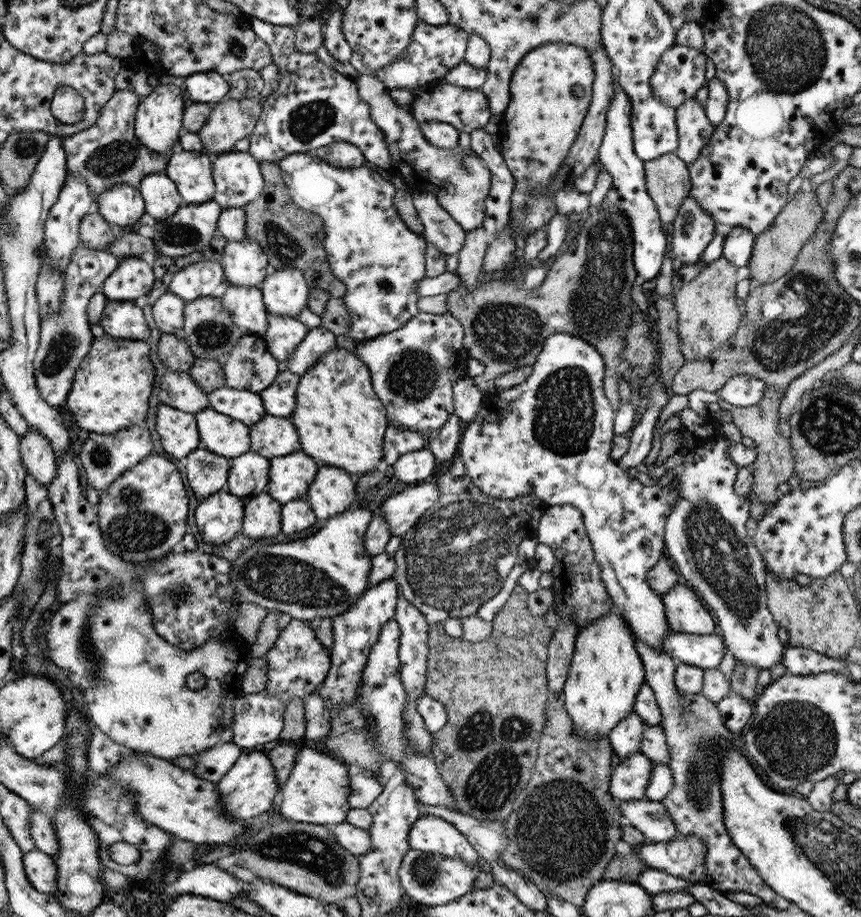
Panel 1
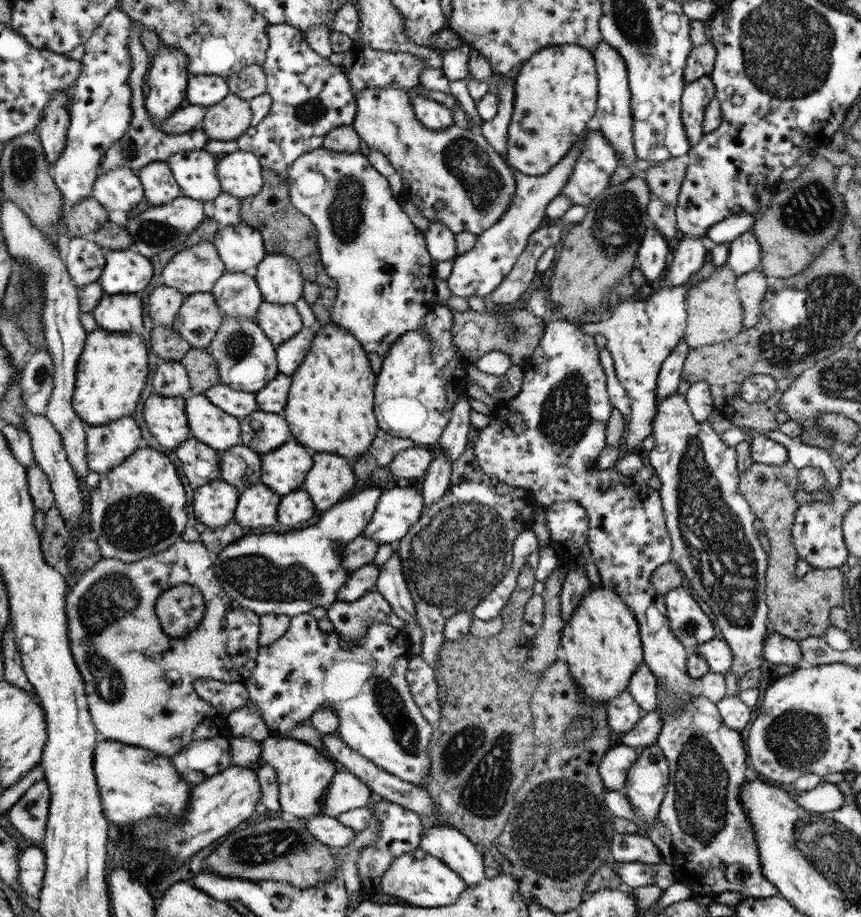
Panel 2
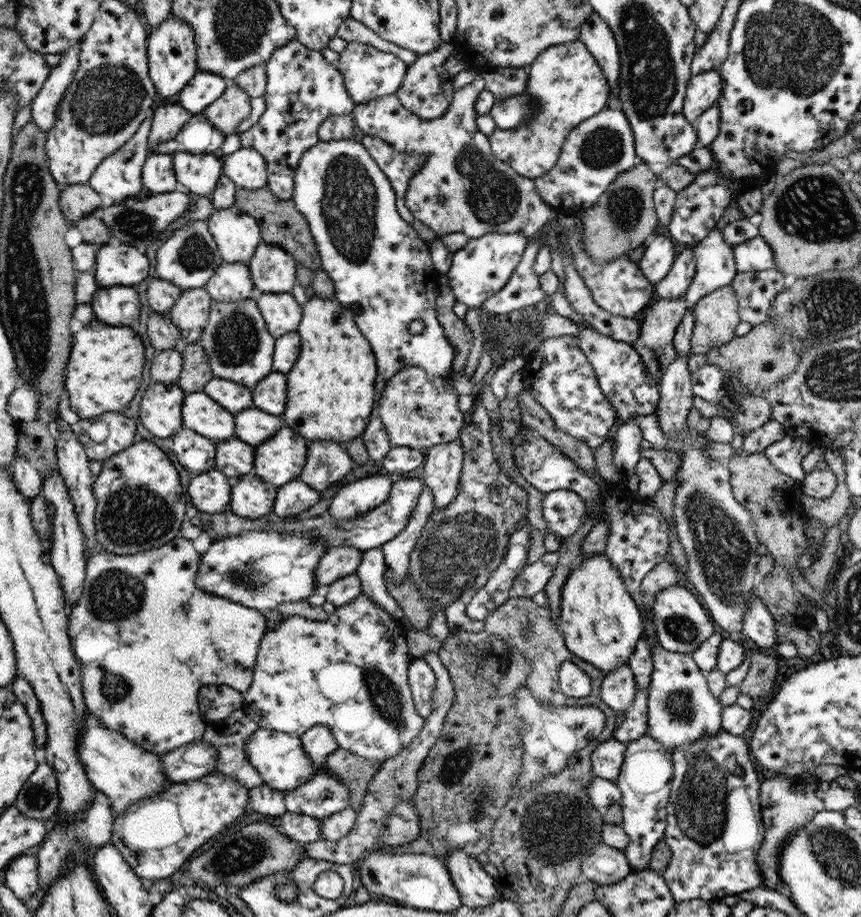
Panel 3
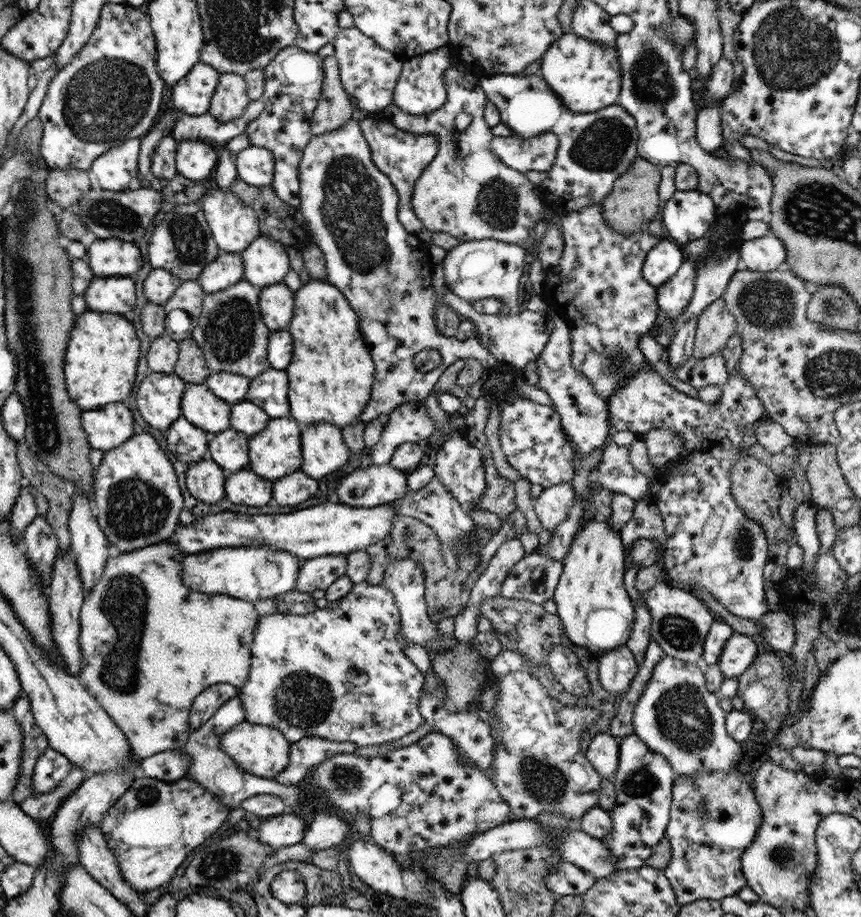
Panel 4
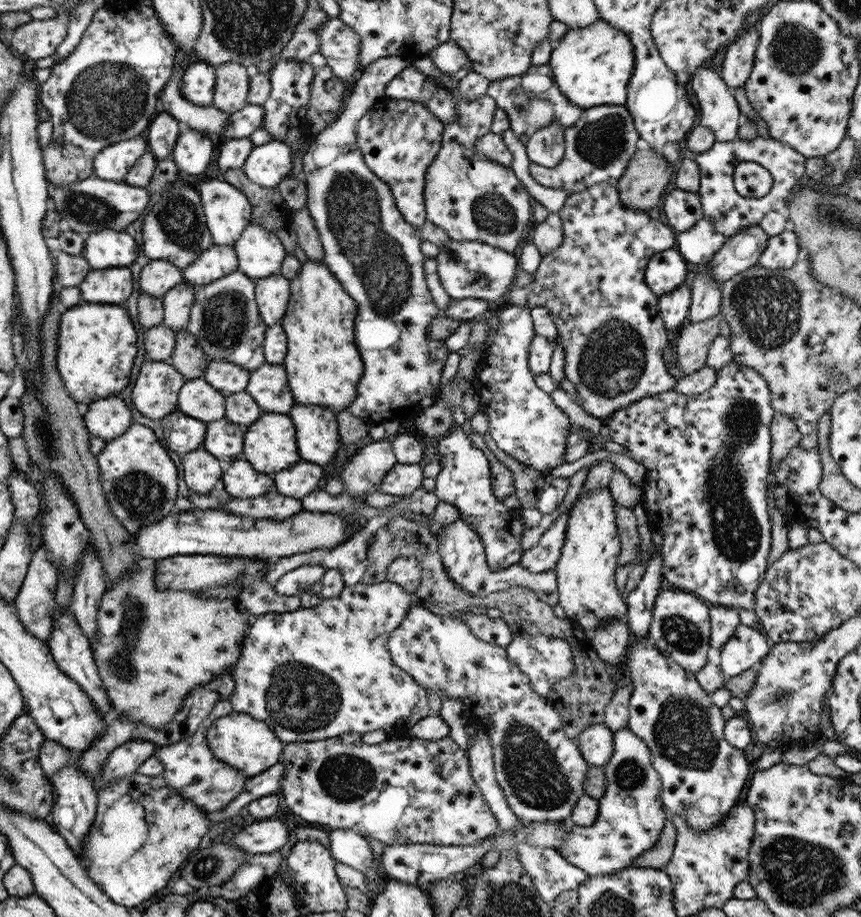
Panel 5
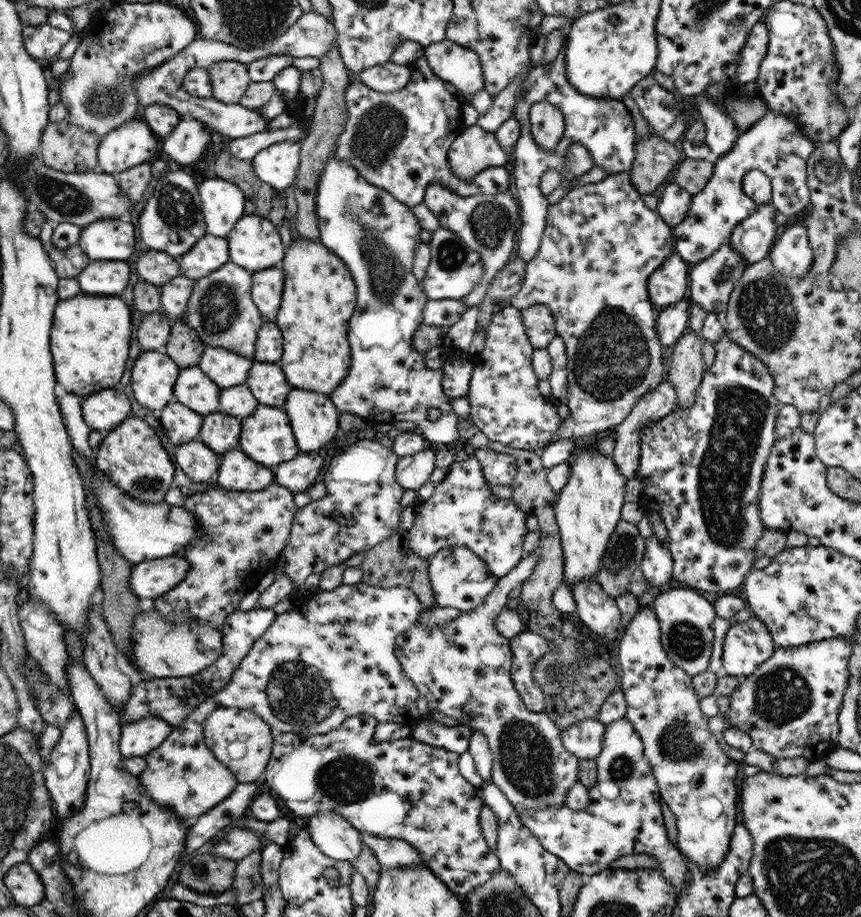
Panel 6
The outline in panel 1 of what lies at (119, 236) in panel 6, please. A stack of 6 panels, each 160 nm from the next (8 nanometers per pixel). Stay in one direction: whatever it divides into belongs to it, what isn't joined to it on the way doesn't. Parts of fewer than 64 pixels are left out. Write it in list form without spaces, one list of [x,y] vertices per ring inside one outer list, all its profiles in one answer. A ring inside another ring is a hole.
[[[124,257],[116,270],[105,280],[107,299],[135,301],[147,295],[154,284],[154,271],[140,257]]]

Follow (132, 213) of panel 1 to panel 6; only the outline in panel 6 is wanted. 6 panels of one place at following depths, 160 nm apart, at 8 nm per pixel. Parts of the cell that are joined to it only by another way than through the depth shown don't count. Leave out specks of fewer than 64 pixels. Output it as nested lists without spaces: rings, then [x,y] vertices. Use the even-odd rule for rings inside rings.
[[[132,120],[104,135],[98,161],[103,173],[115,175],[148,161],[158,152],[158,137],[144,120]]]

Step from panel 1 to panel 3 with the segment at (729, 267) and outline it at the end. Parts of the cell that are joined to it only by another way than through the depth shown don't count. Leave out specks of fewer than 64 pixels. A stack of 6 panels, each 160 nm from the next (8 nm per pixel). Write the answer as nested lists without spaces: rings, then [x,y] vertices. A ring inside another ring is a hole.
[[[726,285],[716,290],[710,291],[706,296],[700,297],[700,300],[691,310],[694,315],[694,326],[690,342],[692,354],[706,354],[712,348],[718,348],[730,342],[734,337],[736,328],[741,322],[739,315],[739,302],[730,285]]]

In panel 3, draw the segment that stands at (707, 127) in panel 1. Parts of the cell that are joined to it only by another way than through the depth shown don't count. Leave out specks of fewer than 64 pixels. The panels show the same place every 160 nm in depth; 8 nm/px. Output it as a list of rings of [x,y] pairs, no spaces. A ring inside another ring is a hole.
[[[717,69],[693,74],[684,97],[684,116],[693,124],[705,110],[716,106],[722,89],[722,79]]]

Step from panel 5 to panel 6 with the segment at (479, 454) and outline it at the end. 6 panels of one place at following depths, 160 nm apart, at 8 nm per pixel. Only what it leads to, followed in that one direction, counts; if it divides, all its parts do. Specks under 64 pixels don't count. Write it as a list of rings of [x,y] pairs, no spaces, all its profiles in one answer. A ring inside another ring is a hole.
[[[474,454],[463,461],[457,458],[449,466],[445,480],[435,486],[432,497],[416,507],[414,524],[406,535],[412,552],[422,558],[430,559],[441,548],[454,545],[472,549],[501,579],[518,566],[524,552],[522,542],[529,530],[523,509],[518,510],[519,505],[511,499],[494,496],[482,471],[483,466]]]

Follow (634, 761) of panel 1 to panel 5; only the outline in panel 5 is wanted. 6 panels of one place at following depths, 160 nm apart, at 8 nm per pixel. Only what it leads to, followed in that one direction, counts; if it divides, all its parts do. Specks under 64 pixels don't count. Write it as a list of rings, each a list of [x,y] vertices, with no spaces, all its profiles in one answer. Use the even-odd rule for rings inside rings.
[[[604,724],[585,728],[574,742],[582,756],[591,766],[603,768],[611,760],[614,752],[613,732]]]

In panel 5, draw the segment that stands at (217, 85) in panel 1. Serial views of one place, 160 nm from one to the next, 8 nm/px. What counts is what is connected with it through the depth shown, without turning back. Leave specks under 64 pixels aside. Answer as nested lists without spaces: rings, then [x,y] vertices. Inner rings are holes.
[[[200,60],[188,65],[179,86],[181,95],[196,106],[213,104],[216,82],[215,67],[215,65]]]

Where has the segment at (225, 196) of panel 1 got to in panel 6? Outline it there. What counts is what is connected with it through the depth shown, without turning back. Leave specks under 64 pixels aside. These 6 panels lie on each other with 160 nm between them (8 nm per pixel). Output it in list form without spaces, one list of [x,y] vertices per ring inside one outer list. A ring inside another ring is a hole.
[[[277,142],[251,160],[256,176],[277,190],[287,189],[299,174],[302,162],[302,144]]]

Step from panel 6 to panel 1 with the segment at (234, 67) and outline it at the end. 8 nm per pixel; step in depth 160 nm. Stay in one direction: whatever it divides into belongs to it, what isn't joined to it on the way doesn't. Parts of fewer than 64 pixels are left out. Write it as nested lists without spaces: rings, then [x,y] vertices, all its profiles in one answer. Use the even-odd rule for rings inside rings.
[[[262,97],[236,100],[225,98],[216,103],[204,126],[197,132],[204,152],[212,157],[228,153],[232,146],[252,134],[254,126],[259,122],[262,110]]]

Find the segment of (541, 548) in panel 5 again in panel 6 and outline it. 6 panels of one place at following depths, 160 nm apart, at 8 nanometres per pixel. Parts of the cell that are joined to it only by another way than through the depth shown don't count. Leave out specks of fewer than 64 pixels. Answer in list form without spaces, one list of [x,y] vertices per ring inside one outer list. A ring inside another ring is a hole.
[[[540,547],[525,555],[510,574],[499,579],[495,590],[474,610],[462,612],[453,621],[438,628],[428,630],[416,621],[414,628],[408,628],[398,637],[396,656],[406,673],[428,701],[430,713],[437,710],[459,720],[460,725],[468,725],[474,732],[487,738],[493,756],[491,780],[504,793],[517,810],[542,810],[547,806],[562,806],[572,785],[579,780],[579,758],[563,745],[561,729],[544,712],[537,713],[527,707],[515,689],[511,679],[512,651],[509,640],[496,631],[494,620],[508,602],[508,594],[522,584],[536,568],[540,558]]]

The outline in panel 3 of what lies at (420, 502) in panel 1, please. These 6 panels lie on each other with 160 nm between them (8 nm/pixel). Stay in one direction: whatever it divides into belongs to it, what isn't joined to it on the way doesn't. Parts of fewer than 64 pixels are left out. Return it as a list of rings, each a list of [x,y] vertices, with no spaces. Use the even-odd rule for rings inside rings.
[[[395,478],[395,481],[396,484],[386,501],[379,507],[373,508],[360,516],[355,516],[355,518],[350,520],[333,522],[328,513],[327,516],[317,515],[312,517],[312,519],[305,519],[304,521],[291,519],[290,523],[269,524],[265,530],[276,530],[281,533],[300,533],[306,537],[312,535],[317,538],[317,543],[322,543],[328,549],[349,546],[362,549],[364,552],[382,547],[383,544],[395,539],[407,527],[424,490],[424,482],[419,480],[419,478]]]

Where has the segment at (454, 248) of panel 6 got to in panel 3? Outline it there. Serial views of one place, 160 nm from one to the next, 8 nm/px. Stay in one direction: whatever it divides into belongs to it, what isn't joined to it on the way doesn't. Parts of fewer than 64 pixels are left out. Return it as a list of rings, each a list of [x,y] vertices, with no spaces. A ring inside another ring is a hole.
[[[488,233],[469,239],[462,249],[453,253],[453,261],[446,276],[456,300],[479,309],[483,302],[502,290],[518,266],[527,248],[527,236],[522,233]]]

